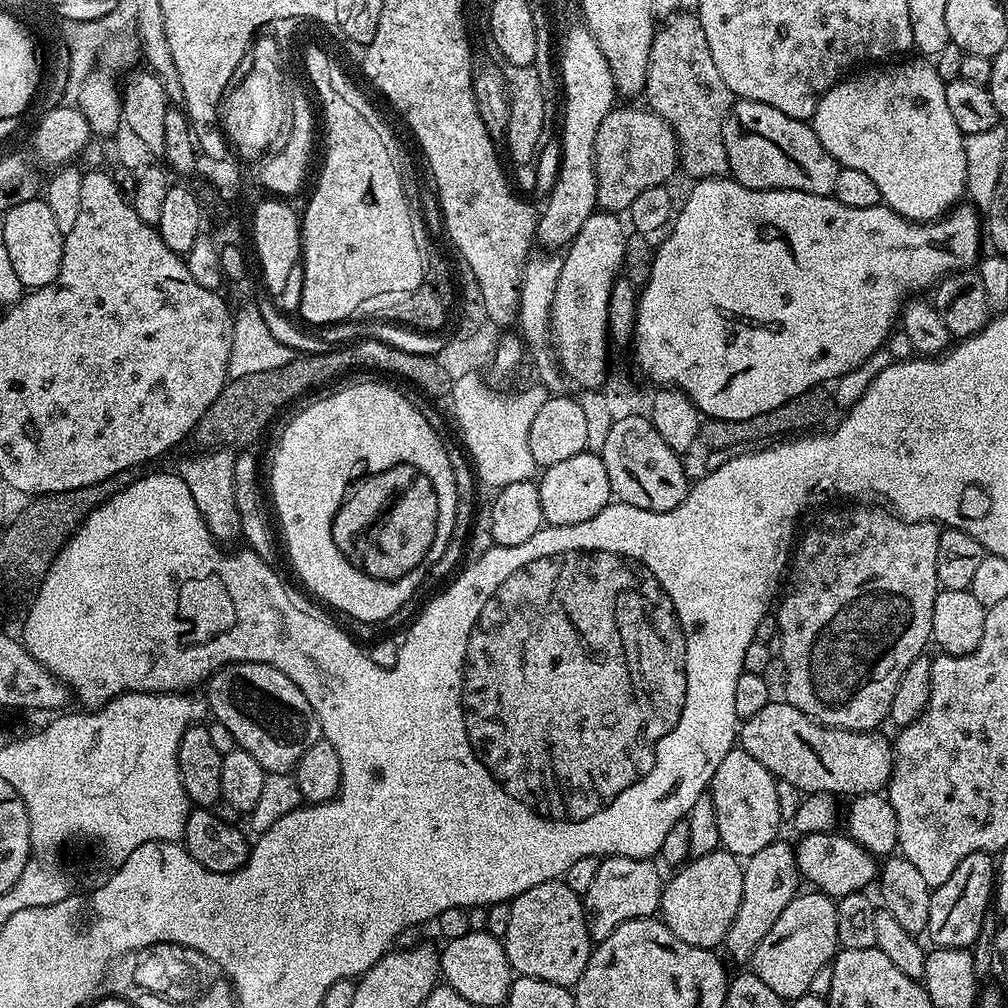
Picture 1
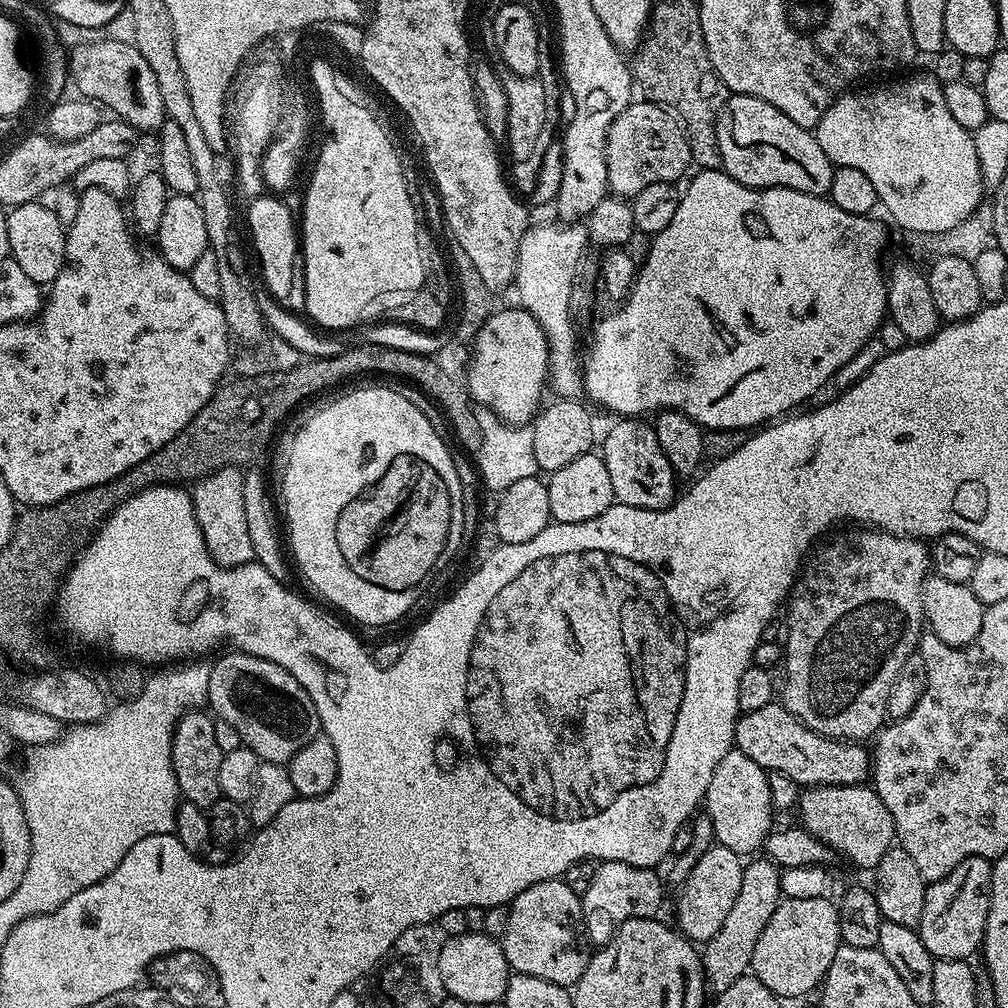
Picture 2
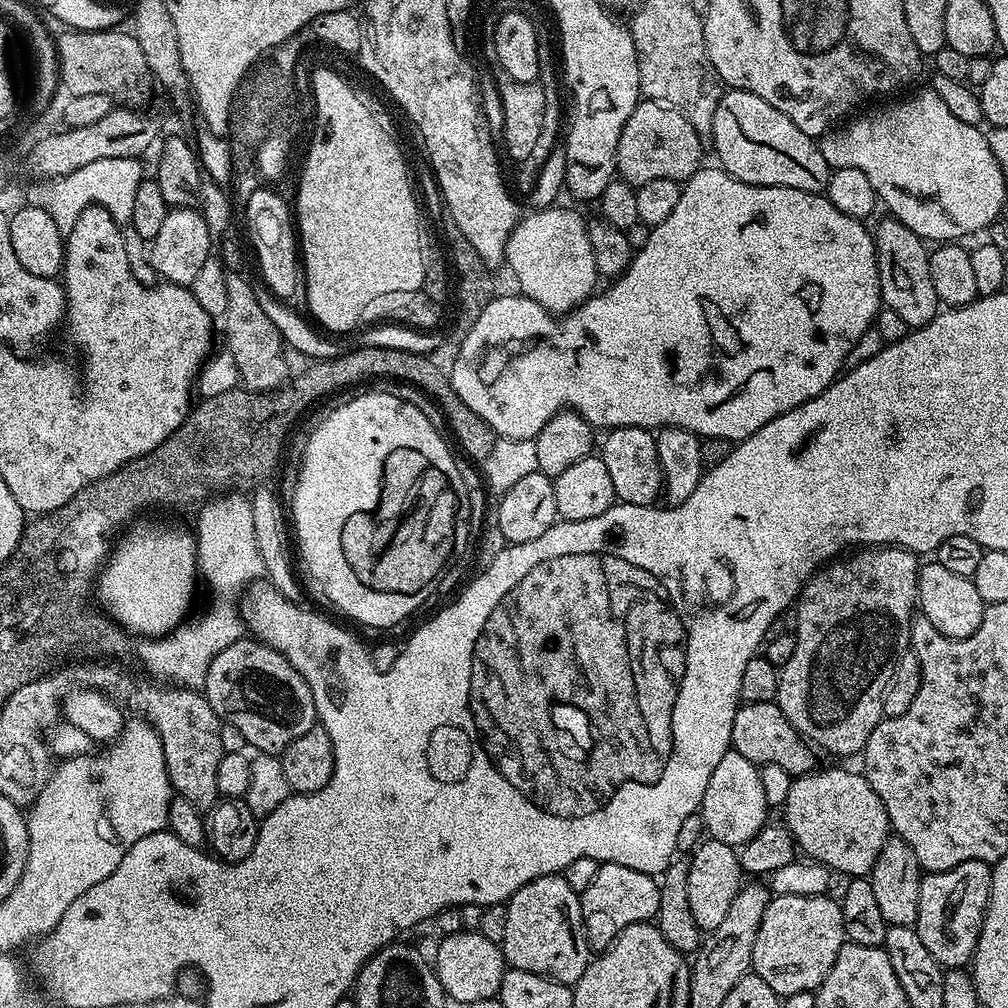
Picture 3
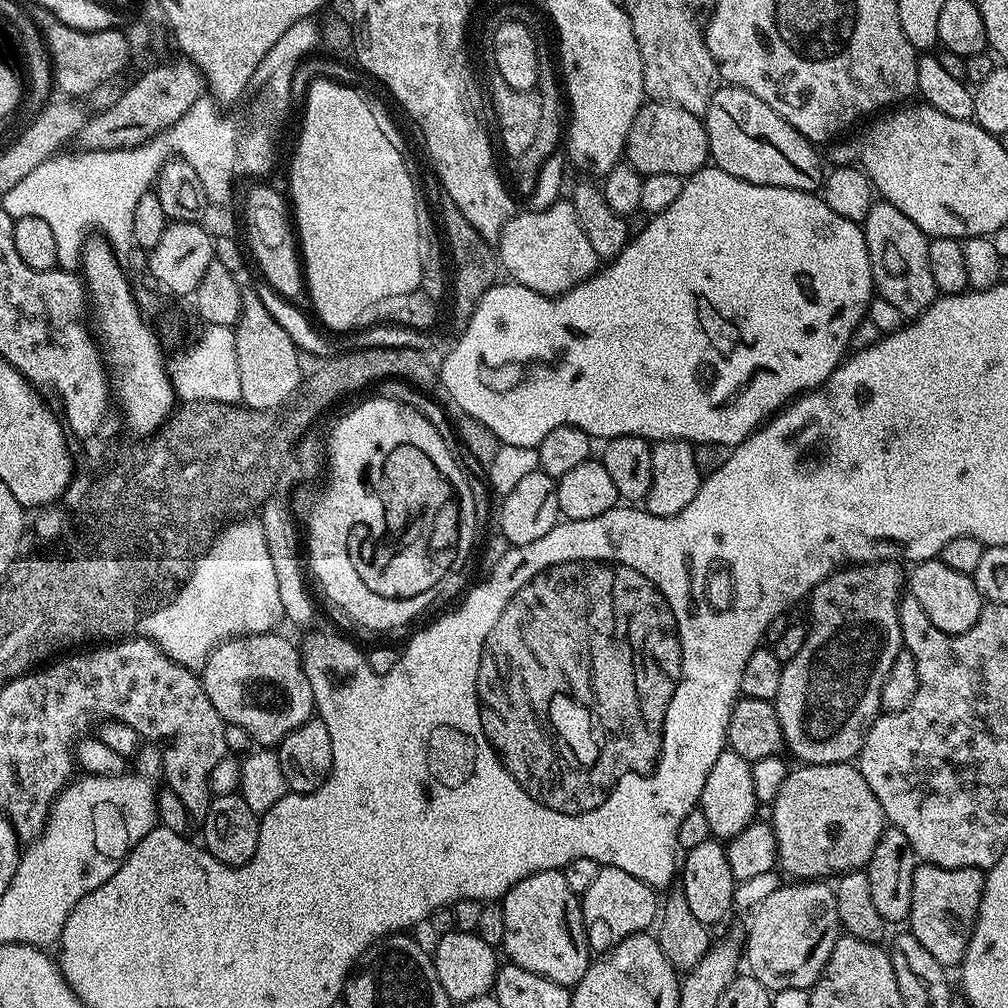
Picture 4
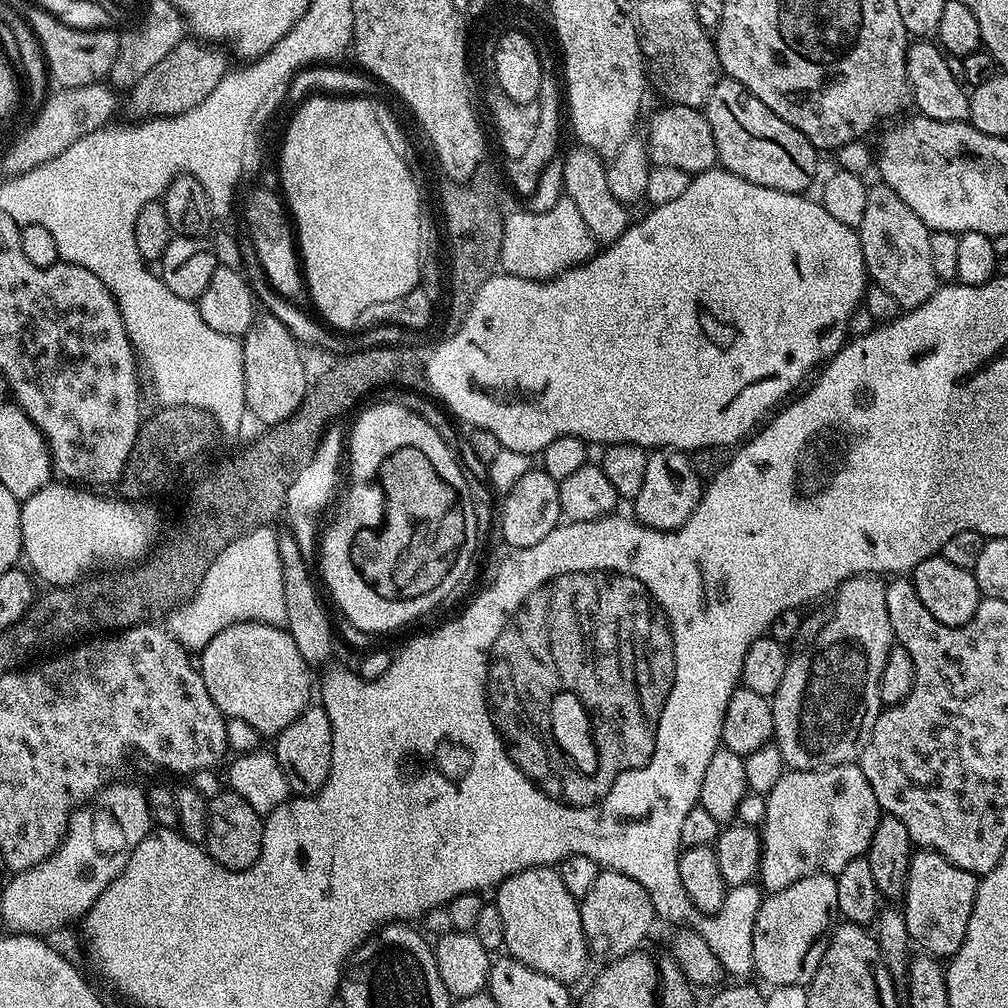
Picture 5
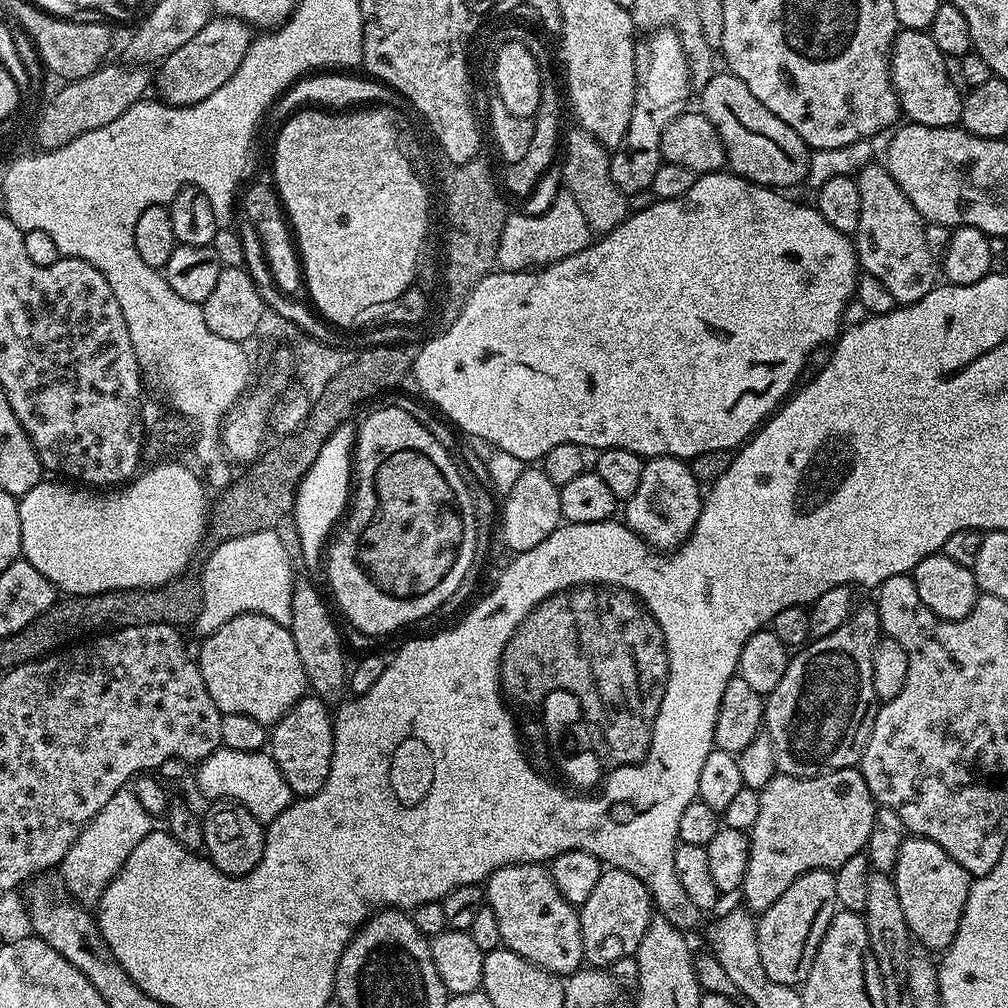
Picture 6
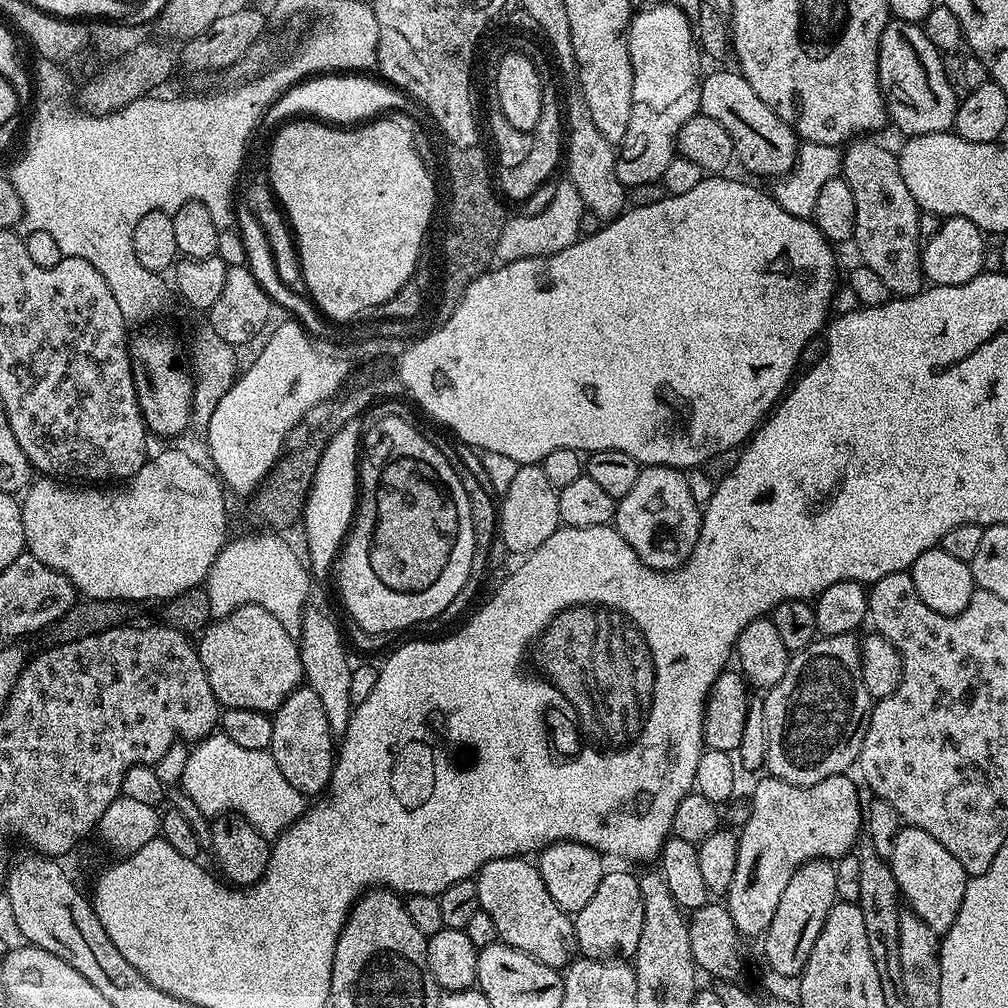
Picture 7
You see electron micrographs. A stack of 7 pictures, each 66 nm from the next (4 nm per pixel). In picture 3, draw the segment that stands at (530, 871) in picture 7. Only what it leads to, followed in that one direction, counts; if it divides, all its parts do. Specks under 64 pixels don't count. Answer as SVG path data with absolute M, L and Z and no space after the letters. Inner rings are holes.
M563 875L534 878L534 882L526 882L506 903L506 938L502 945L505 961L518 970L575 985L586 970L590 949L584 933L580 896L570 890Z

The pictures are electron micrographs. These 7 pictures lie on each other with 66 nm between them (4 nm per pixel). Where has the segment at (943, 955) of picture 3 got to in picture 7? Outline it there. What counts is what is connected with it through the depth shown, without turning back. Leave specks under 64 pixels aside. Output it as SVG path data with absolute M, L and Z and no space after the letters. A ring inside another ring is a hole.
M911 826L901 827L898 838L894 838L894 850L886 859L892 866L903 903L937 934L948 932L954 926L954 918L958 918L958 910L962 910L962 898L966 898L970 879L962 862L942 842L930 838L926 830Z

